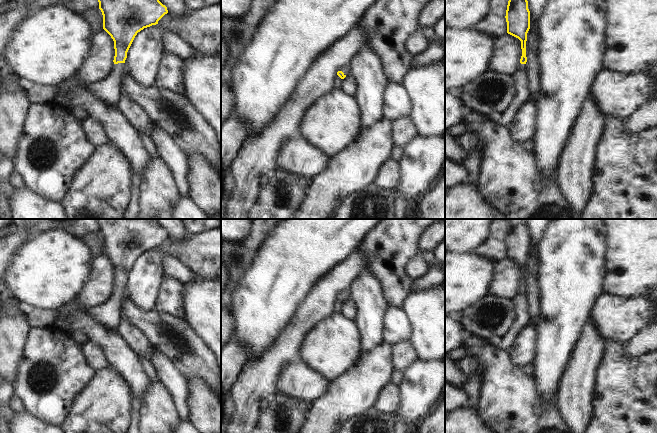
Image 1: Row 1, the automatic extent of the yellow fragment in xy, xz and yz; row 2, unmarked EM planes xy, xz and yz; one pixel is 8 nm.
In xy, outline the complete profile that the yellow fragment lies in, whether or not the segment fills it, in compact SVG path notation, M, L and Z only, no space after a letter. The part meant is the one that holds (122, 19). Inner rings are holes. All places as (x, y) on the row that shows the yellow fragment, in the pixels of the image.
M98 0L103 15L103 29L114 41L114 65L108 76L97 83L86 84L74 76L60 85L30 85L27 100L30 104L53 103L54 97L78 86L102 102L117 106L121 97L121 81L128 74L125 60L138 32L158 24L168 13L159 0Z

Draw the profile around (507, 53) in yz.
M507 33L495 40L488 71L513 75L520 64L521 56L521 41Z

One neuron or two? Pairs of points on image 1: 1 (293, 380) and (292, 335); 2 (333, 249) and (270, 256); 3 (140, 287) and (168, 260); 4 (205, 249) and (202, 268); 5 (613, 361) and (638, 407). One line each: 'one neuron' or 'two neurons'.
1: two neurons
2: one neuron
3: two neurons
4: one neuron
5: one neuron

